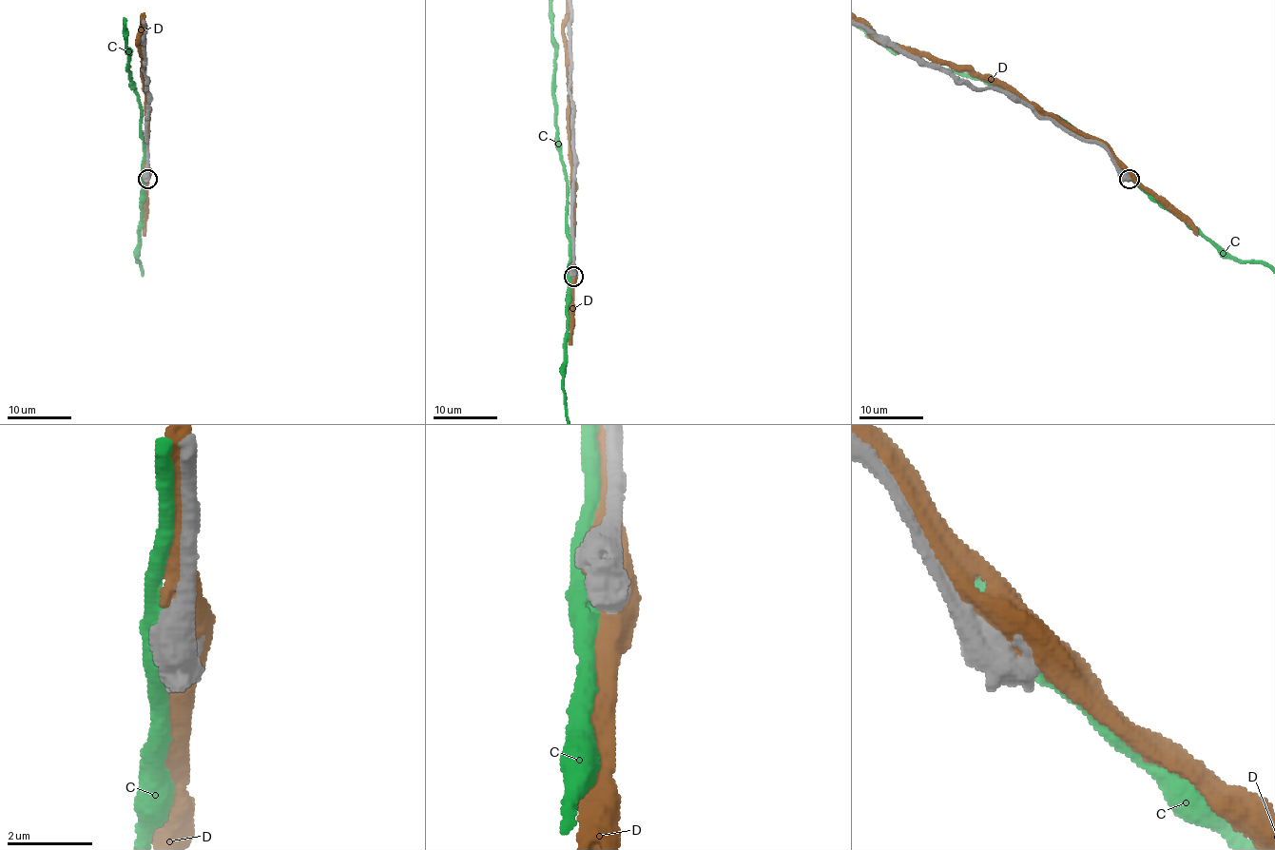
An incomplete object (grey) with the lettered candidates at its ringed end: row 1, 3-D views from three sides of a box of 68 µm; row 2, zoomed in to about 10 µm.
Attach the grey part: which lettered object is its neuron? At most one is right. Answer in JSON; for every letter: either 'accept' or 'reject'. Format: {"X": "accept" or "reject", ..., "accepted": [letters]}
{"C": "reject", "D": "reject", "accepted": []}

